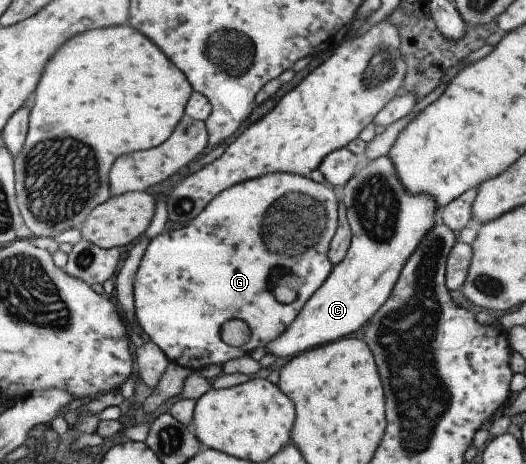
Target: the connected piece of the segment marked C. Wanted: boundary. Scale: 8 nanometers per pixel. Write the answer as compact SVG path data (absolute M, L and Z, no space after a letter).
M387 155L373 160L363 160L363 167L354 171L342 186L342 204L345 219L350 227L349 247L343 259L331 268L327 279L305 302L297 317L279 337L265 345L267 353L275 357L281 357L281 359L293 357L312 347L338 340L339 337L345 337L349 333L355 333L385 303L399 277L403 264L415 251L419 240L438 220L435 200L429 194L410 194L399 181L395 168Z

